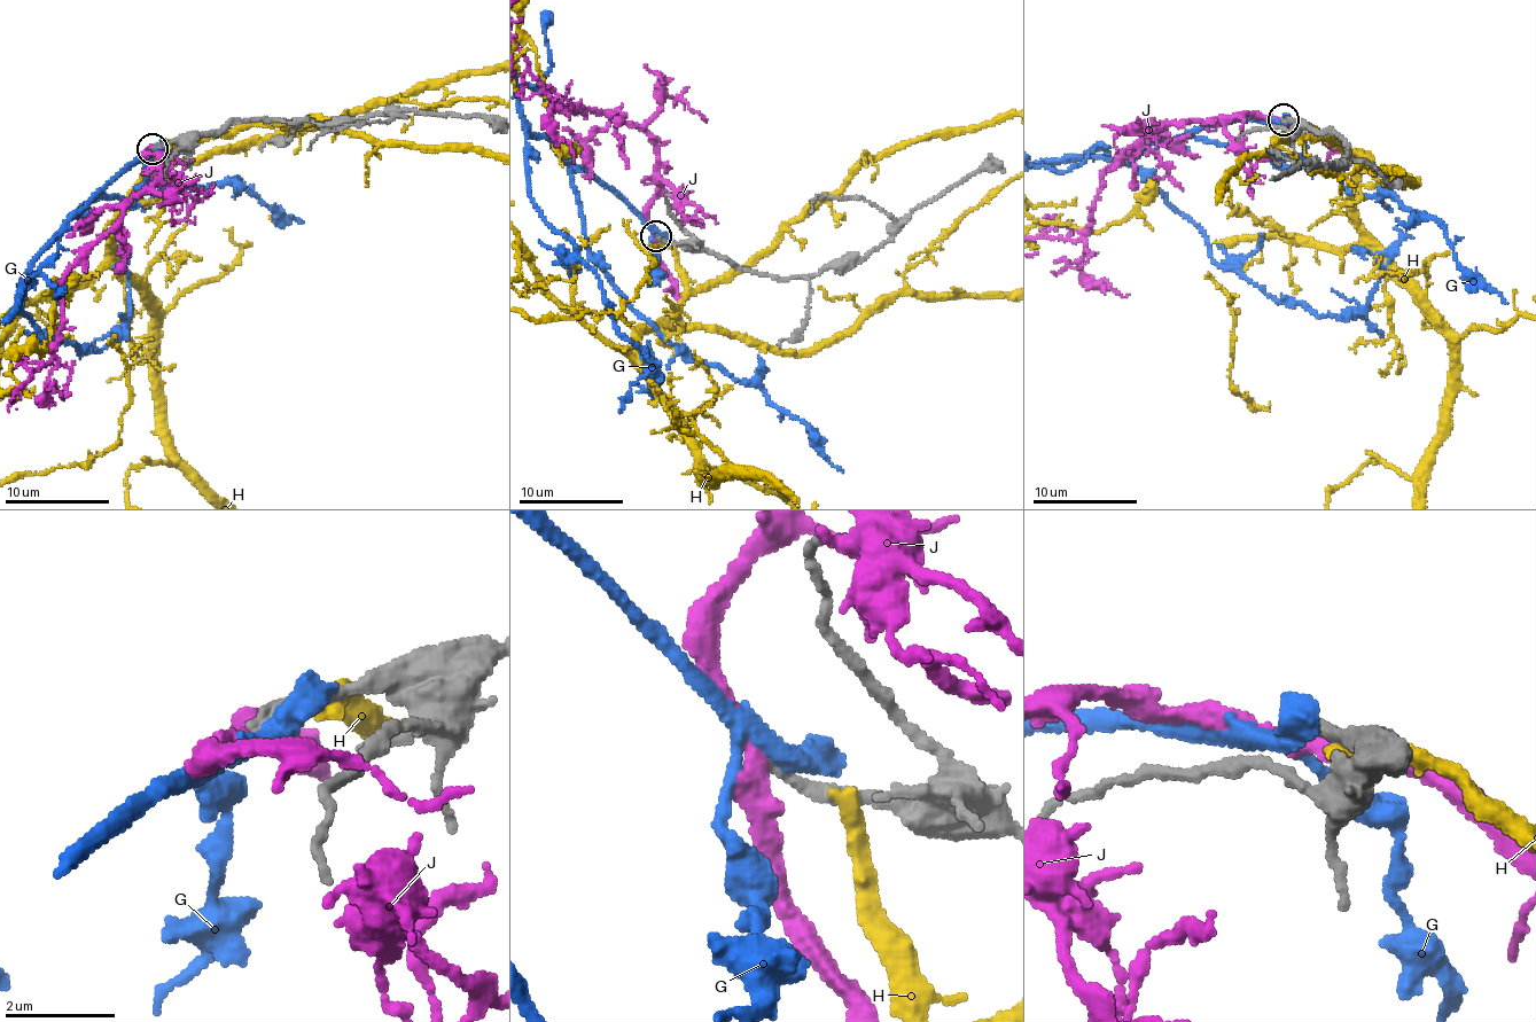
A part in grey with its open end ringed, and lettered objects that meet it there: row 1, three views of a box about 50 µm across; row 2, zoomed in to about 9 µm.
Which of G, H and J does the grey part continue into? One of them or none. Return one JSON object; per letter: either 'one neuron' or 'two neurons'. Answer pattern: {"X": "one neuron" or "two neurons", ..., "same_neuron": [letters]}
{"G": "two neurons", "H": "two neurons", "J": "two neurons", "same_neuron": []}

